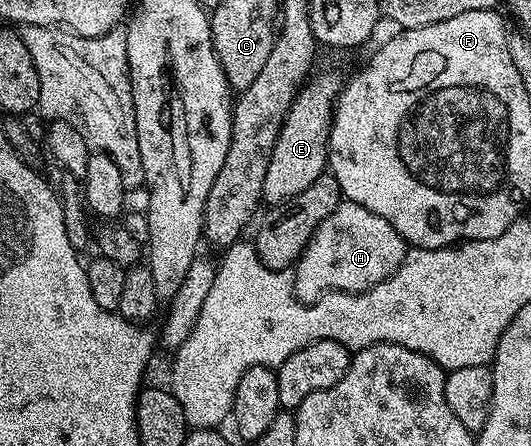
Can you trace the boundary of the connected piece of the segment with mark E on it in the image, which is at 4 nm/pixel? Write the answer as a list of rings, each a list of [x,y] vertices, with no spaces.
[[[331,73],[314,77],[295,96],[295,102],[289,107],[277,135],[271,162],[265,171],[263,201],[268,206],[279,205],[285,199],[293,199],[293,195],[301,195],[301,191],[305,191],[305,187],[309,187],[309,183],[313,183],[313,179],[317,179],[328,168],[327,144],[331,134],[333,106],[339,96],[341,81]]]

